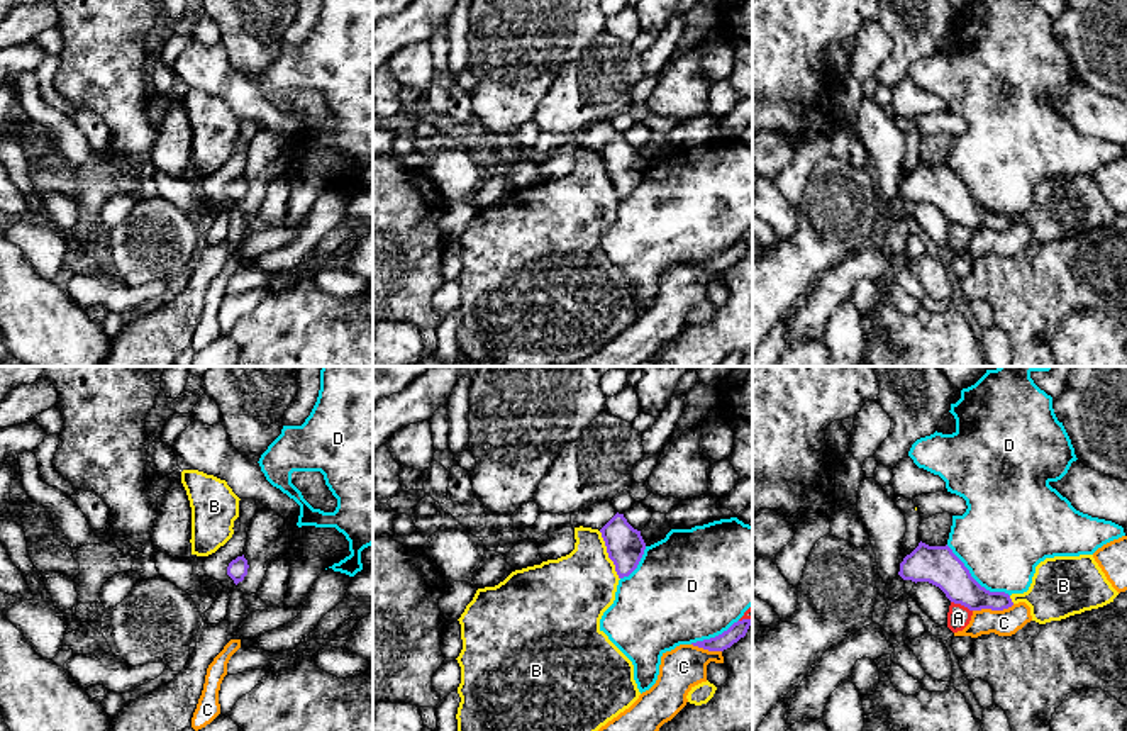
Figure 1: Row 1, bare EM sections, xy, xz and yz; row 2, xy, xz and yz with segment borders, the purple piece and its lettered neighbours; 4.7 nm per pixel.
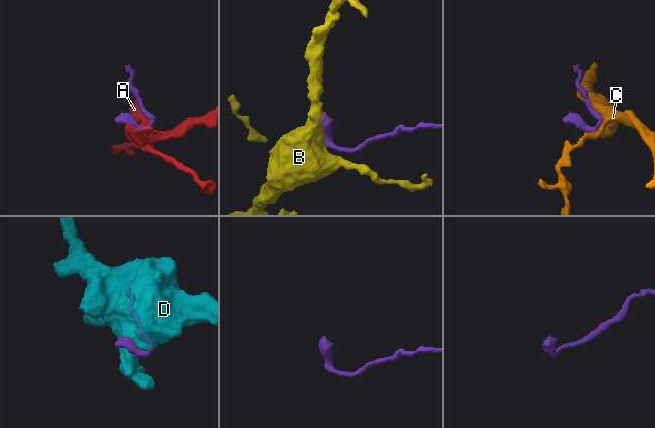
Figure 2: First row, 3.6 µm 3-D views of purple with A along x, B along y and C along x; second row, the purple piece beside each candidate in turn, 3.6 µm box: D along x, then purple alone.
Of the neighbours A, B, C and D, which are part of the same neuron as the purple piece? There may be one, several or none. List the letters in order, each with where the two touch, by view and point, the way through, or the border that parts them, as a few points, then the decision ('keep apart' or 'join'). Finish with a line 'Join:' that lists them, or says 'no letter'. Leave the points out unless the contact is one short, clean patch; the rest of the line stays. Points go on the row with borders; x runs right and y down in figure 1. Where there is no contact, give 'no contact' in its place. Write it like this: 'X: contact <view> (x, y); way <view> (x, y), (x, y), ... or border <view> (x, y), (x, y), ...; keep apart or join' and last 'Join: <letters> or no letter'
A: contact yz (961, 604); keep apart
B: contact xz (609, 555); keep apart
C: contact yz (993, 609); keep apart
D: contact yz (973, 579); keep apart
Join: no letter

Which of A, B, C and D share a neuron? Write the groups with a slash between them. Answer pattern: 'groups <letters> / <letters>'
groups A / B / C / D

